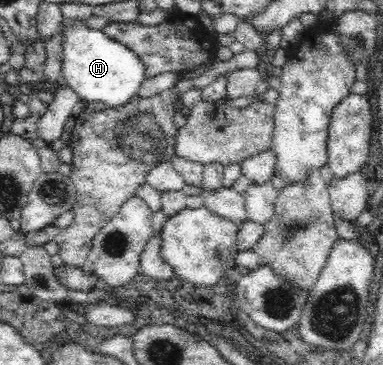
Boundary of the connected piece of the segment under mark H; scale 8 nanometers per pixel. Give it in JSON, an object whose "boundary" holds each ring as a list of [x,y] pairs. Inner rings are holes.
{"boundary":[[[63,19],[62,27],[59,31],[63,43],[63,57],[61,69],[61,81],[67,83],[77,94],[80,100],[85,102],[100,102],[108,108],[126,105],[137,93],[145,76],[144,64],[140,58],[127,46],[112,40],[101,30],[90,29],[84,26],[83,20]]]}

